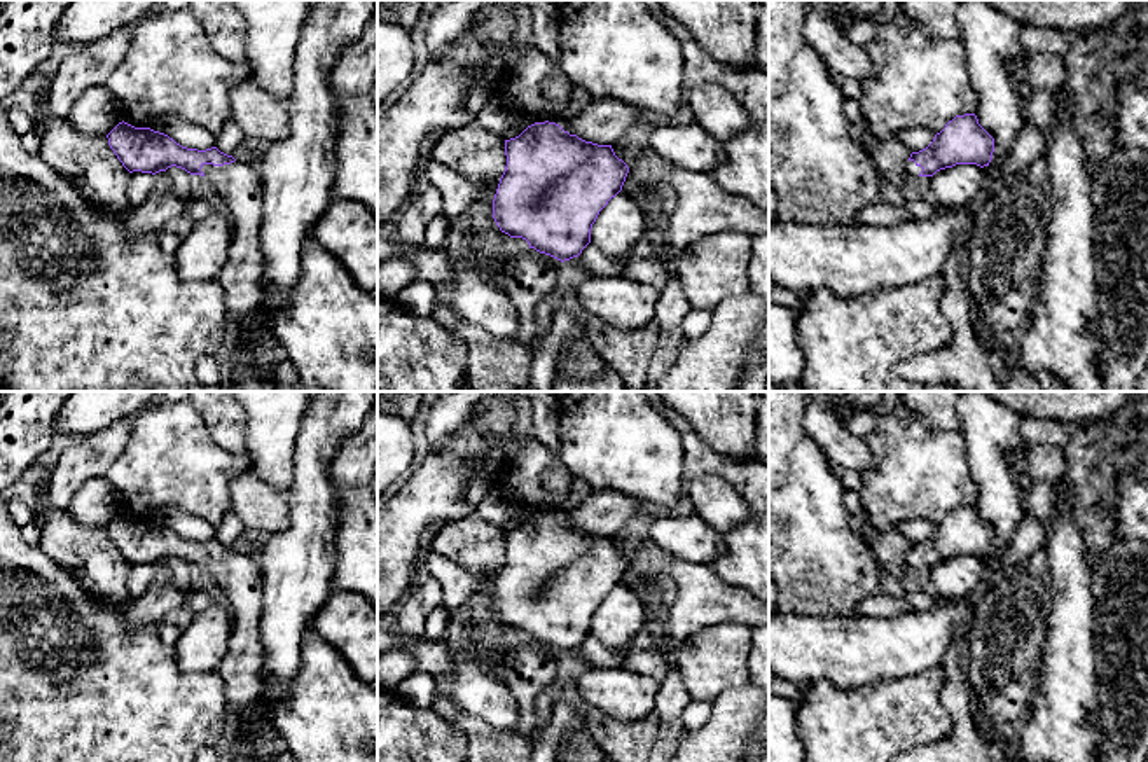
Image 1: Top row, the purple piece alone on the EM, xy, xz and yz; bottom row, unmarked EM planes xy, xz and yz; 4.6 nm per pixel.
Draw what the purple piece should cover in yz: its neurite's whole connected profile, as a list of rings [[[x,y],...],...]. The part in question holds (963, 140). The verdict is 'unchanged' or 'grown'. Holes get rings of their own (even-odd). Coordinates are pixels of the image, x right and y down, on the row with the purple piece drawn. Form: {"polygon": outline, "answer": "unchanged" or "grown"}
{"polygon": [[[975,114],[956,115],[935,135],[933,142],[912,152],[905,173],[909,178],[933,177],[937,171],[956,164],[989,166],[994,138],[979,124]]], "answer": "grown"}

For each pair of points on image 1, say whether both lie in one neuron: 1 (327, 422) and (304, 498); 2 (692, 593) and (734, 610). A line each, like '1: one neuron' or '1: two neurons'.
1: one neuron
2: one neuron

